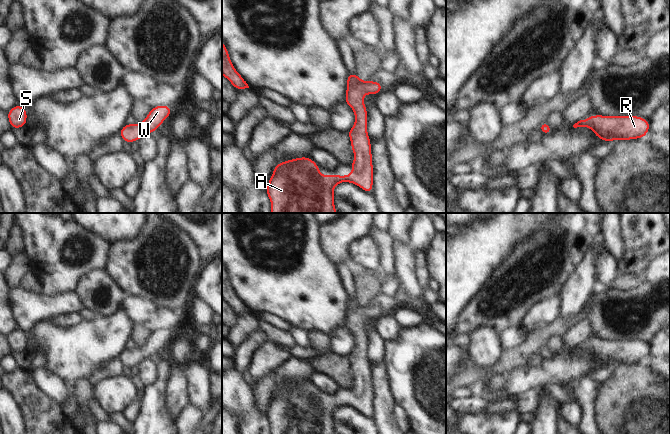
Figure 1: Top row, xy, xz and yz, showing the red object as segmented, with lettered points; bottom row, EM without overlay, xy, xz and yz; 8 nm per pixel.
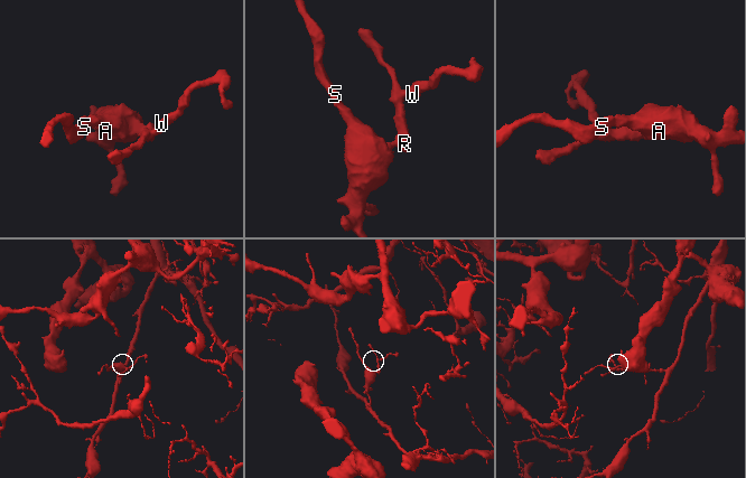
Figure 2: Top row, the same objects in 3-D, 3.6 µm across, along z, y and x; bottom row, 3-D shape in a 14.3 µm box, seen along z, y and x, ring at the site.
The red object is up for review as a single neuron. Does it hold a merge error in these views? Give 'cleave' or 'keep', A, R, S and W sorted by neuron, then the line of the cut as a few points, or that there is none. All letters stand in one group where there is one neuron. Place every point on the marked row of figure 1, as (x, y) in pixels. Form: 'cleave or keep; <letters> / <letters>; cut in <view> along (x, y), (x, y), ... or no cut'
keep; A R S W; no cut

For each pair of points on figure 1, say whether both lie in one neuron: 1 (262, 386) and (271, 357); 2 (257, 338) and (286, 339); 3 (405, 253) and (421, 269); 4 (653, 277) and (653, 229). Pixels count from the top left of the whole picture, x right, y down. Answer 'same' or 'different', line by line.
1: different
2: different
3: different
4: different

